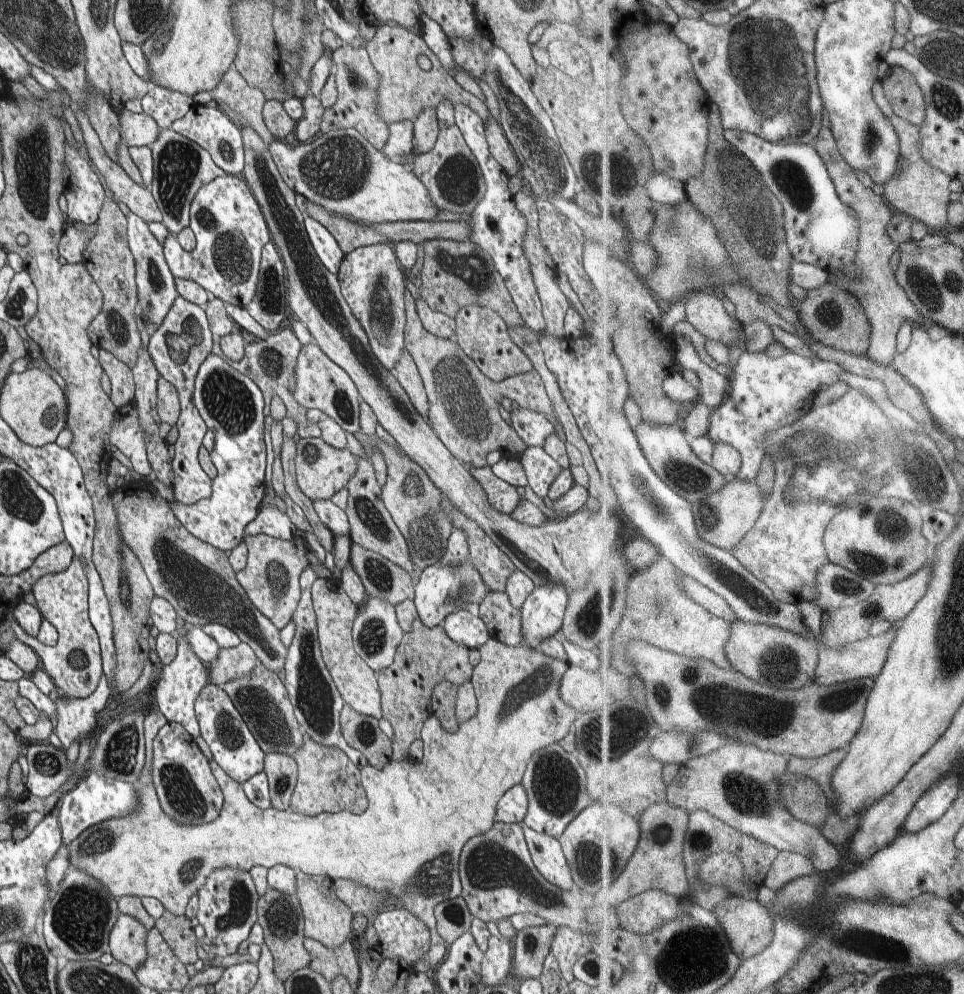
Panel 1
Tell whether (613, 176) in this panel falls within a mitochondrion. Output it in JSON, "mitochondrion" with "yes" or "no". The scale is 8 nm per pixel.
{"mitochondrion":"yes"}

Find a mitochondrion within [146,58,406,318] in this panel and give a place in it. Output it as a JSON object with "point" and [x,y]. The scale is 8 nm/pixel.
{"point":[339,166]}

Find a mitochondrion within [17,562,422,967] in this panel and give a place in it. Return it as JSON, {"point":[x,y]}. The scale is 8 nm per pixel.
{"point":[80,917]}

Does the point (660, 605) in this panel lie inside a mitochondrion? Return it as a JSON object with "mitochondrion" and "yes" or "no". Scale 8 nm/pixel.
{"mitochondrion":"yes"}

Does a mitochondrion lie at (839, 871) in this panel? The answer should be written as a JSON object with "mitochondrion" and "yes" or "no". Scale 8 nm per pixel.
{"mitochondrion":"no"}

